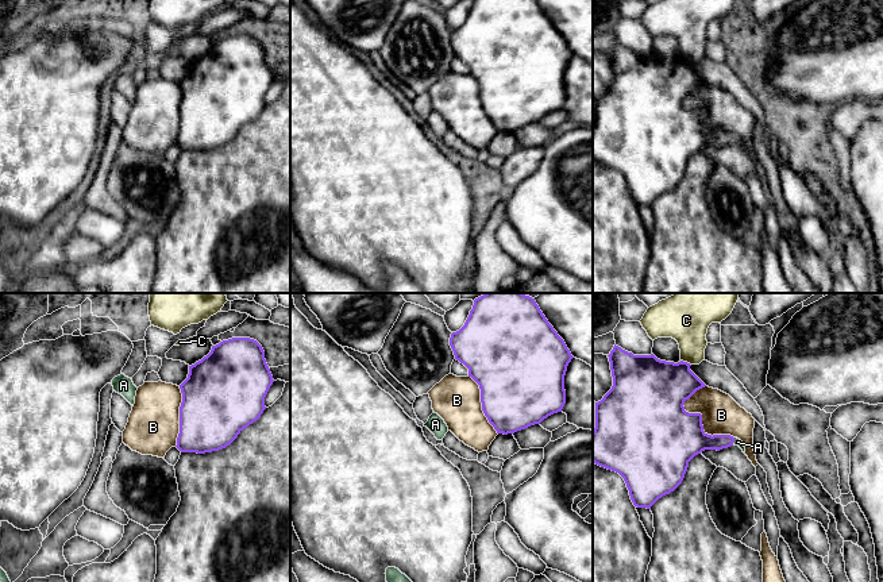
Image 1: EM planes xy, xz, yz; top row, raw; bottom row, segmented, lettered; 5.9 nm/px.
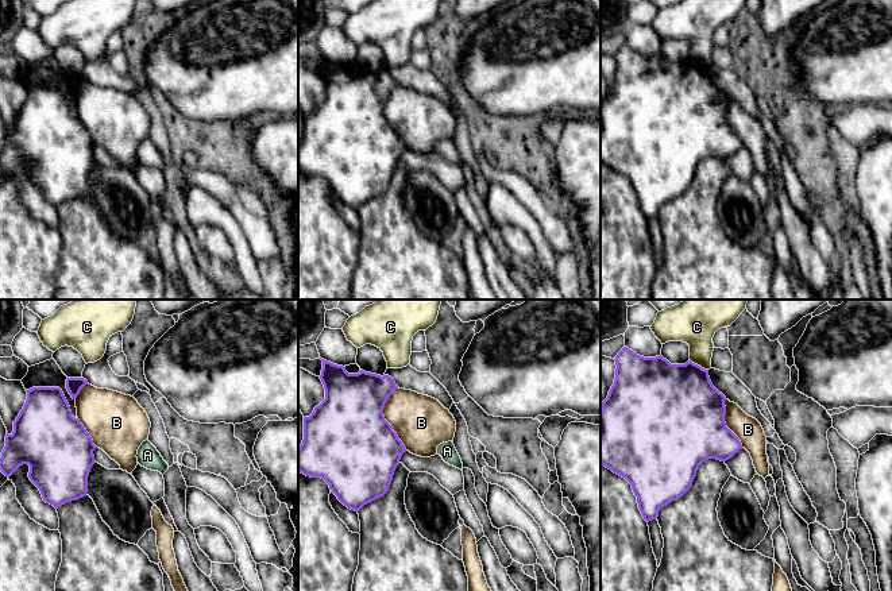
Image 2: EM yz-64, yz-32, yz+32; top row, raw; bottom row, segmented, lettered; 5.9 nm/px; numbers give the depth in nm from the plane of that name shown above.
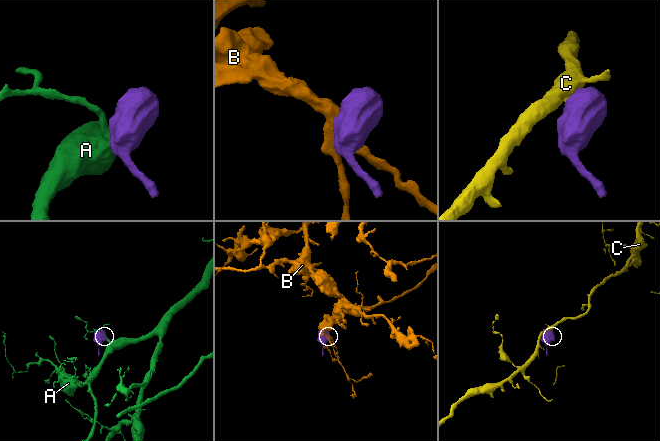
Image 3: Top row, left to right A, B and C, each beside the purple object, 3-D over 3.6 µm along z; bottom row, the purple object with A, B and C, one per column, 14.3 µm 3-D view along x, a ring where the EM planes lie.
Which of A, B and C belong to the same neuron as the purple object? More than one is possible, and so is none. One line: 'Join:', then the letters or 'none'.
Join: A

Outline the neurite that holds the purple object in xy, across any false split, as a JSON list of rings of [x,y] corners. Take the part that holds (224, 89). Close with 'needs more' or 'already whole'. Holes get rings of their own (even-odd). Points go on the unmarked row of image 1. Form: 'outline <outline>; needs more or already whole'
outline [[[232,35],[212,43],[207,54],[189,63],[188,76],[180,82],[182,100],[176,144],[181,150],[197,151],[225,146],[261,115],[266,107],[265,95],[273,80],[265,49],[257,38]]]; already whole

